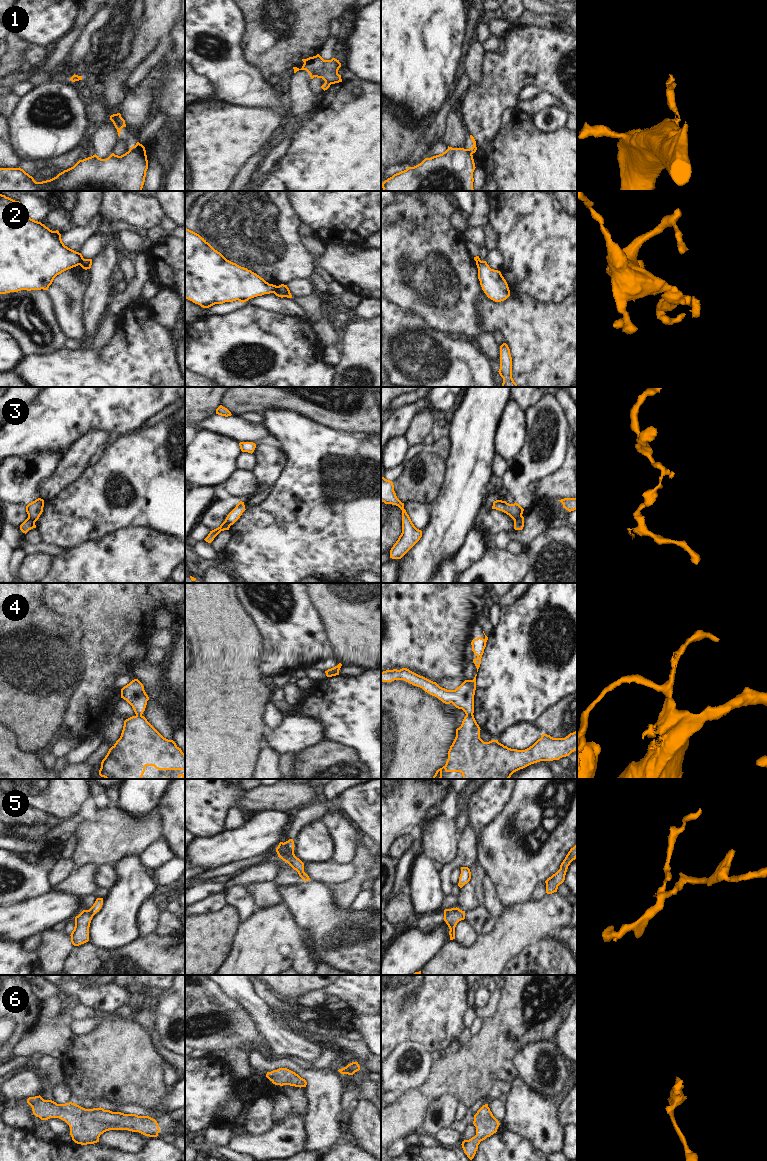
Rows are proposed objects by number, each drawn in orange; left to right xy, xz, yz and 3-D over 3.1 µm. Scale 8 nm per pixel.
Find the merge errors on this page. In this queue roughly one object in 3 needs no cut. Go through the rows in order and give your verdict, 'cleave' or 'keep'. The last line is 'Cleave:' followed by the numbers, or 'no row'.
1: cleave
2: cleave
3: cleave
4: cleave
5: cleave
6: keep
Cleave: 1, 2, 3, 4, 5

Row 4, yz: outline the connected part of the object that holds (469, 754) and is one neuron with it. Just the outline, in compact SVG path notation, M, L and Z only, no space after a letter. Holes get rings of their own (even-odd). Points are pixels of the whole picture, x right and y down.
M473 714L464 717L461 726L456 729L456 737L448 751L446 764L436 771L433 779L442 778L443 768L446 772L461 772L462 779L509 779L514 772L531 764L559 760L577 750L577 730L565 738L542 734L540 739L525 750L508 748L498 740L484 742L480 738L480 730Z

